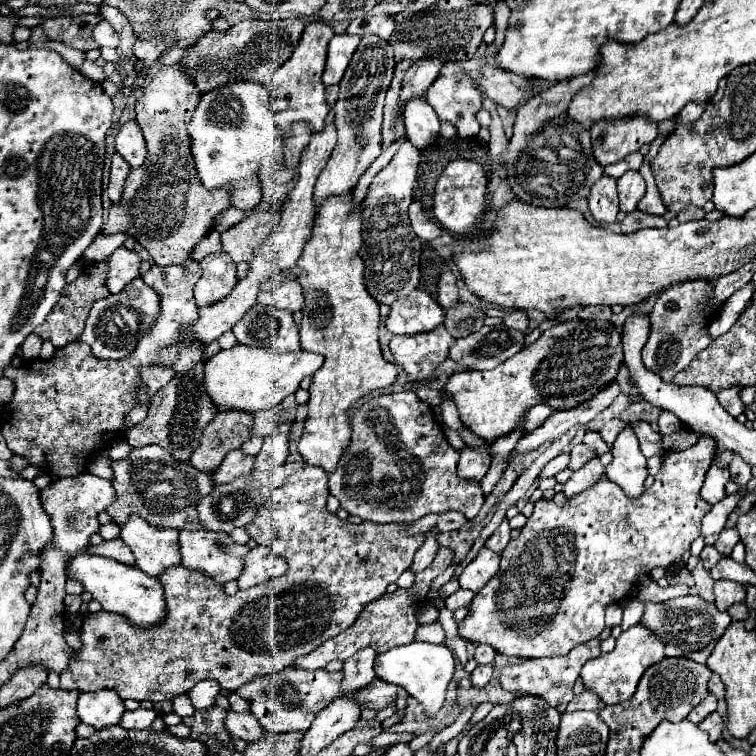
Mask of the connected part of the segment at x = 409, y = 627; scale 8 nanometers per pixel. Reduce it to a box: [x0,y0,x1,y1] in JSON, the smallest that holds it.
[296,547,452,669]

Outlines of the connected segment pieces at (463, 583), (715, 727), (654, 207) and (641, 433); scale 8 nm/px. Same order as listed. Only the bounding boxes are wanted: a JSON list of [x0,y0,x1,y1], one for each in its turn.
[[458,547,500,593],[698,713,722,743],[638,161,666,215],[632,421,664,457]]

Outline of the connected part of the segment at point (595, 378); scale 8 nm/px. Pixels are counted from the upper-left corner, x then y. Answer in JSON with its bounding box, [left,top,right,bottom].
[444,319,622,441]

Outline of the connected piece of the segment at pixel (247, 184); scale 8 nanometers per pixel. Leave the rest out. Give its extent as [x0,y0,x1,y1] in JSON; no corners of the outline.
[188,81,282,211]

